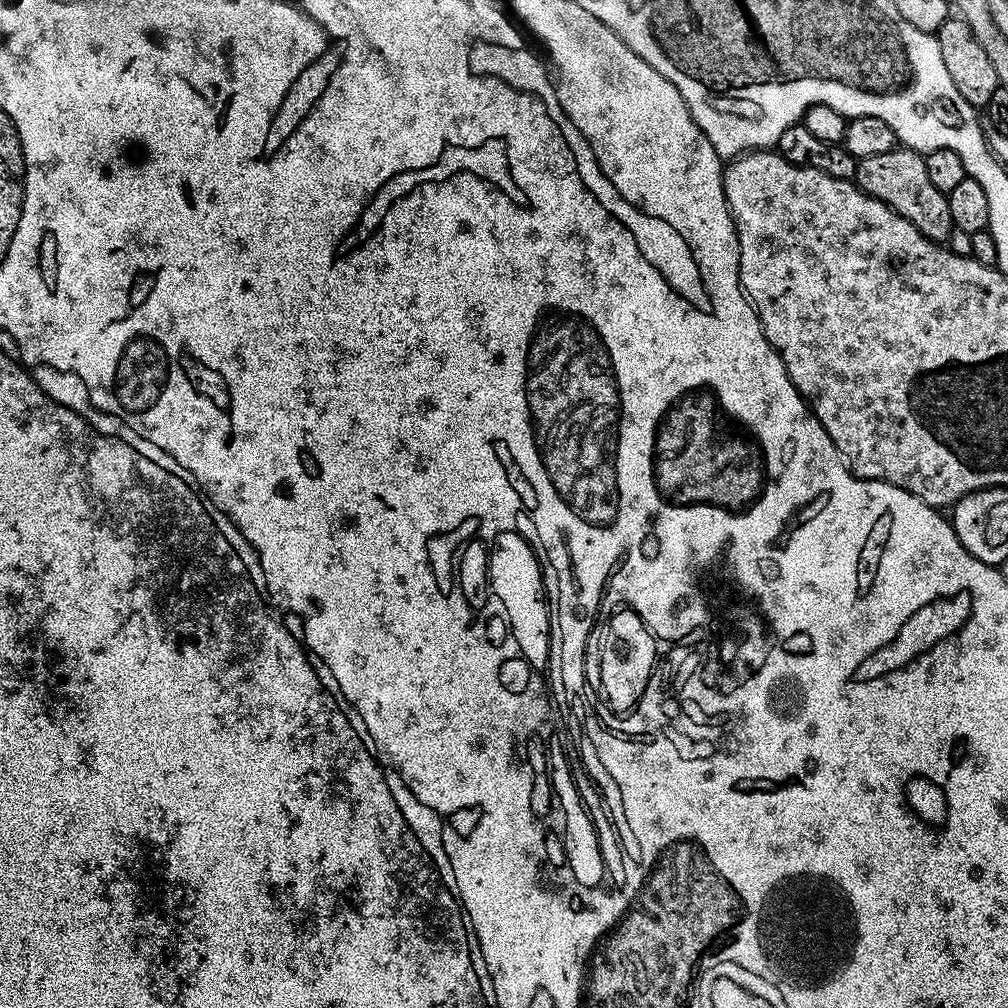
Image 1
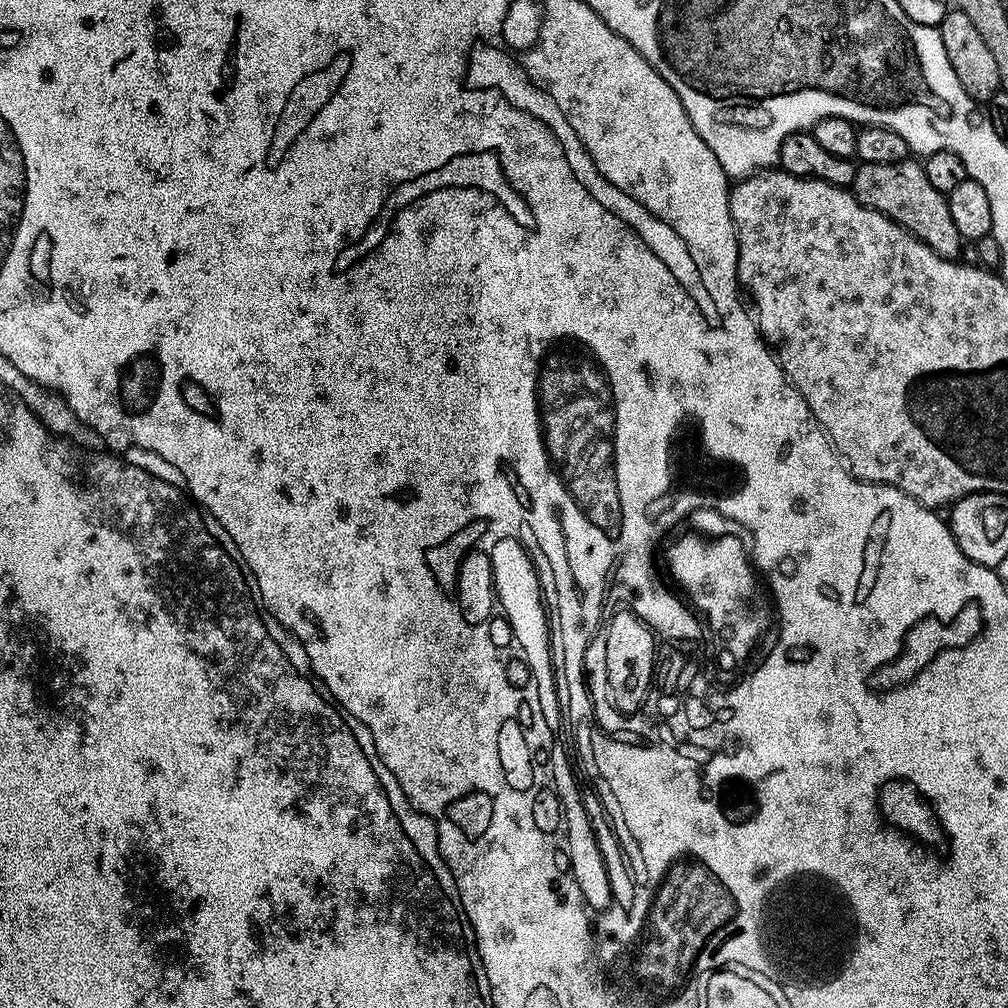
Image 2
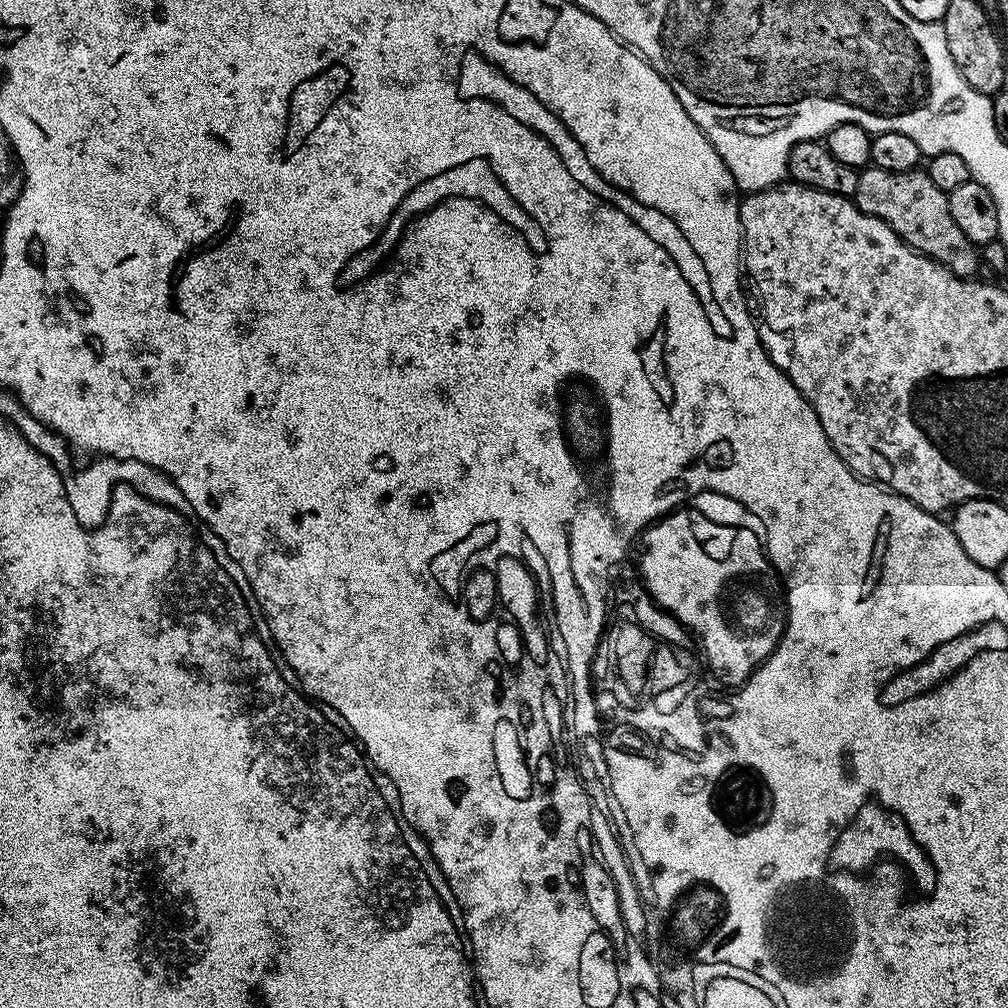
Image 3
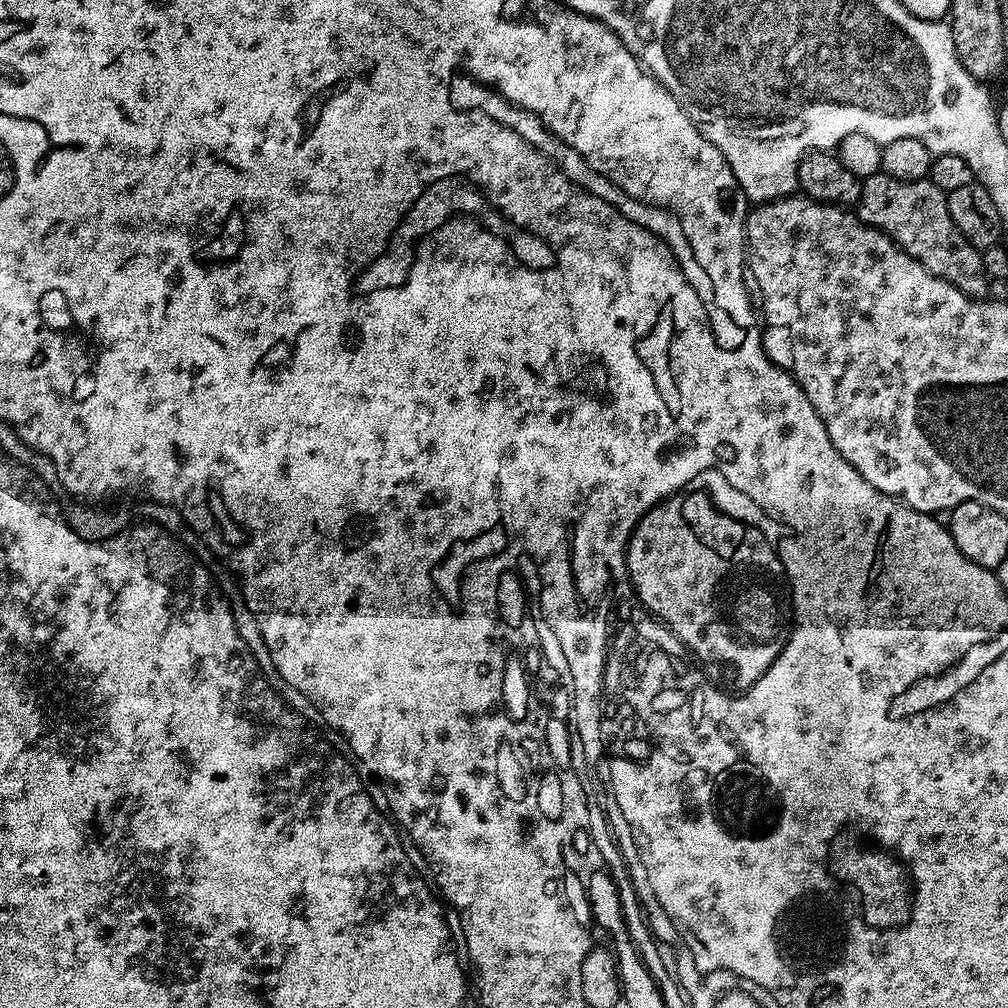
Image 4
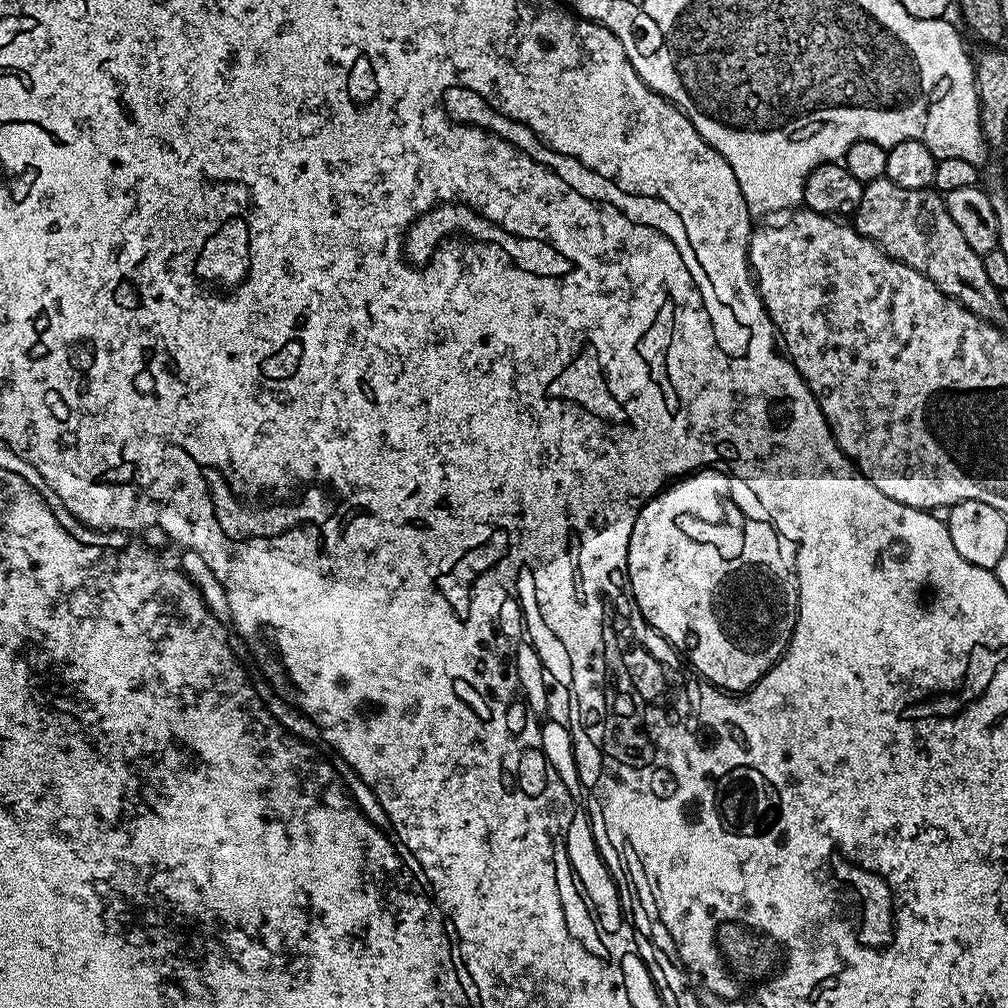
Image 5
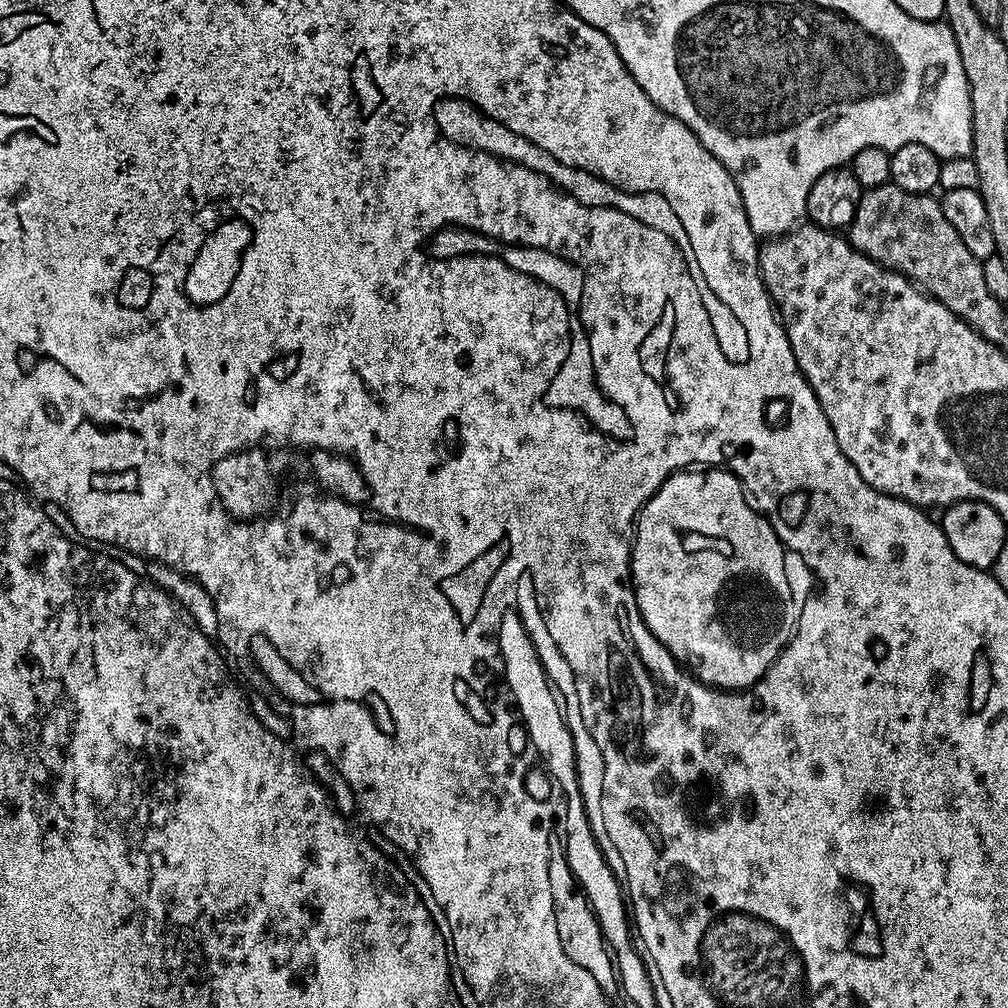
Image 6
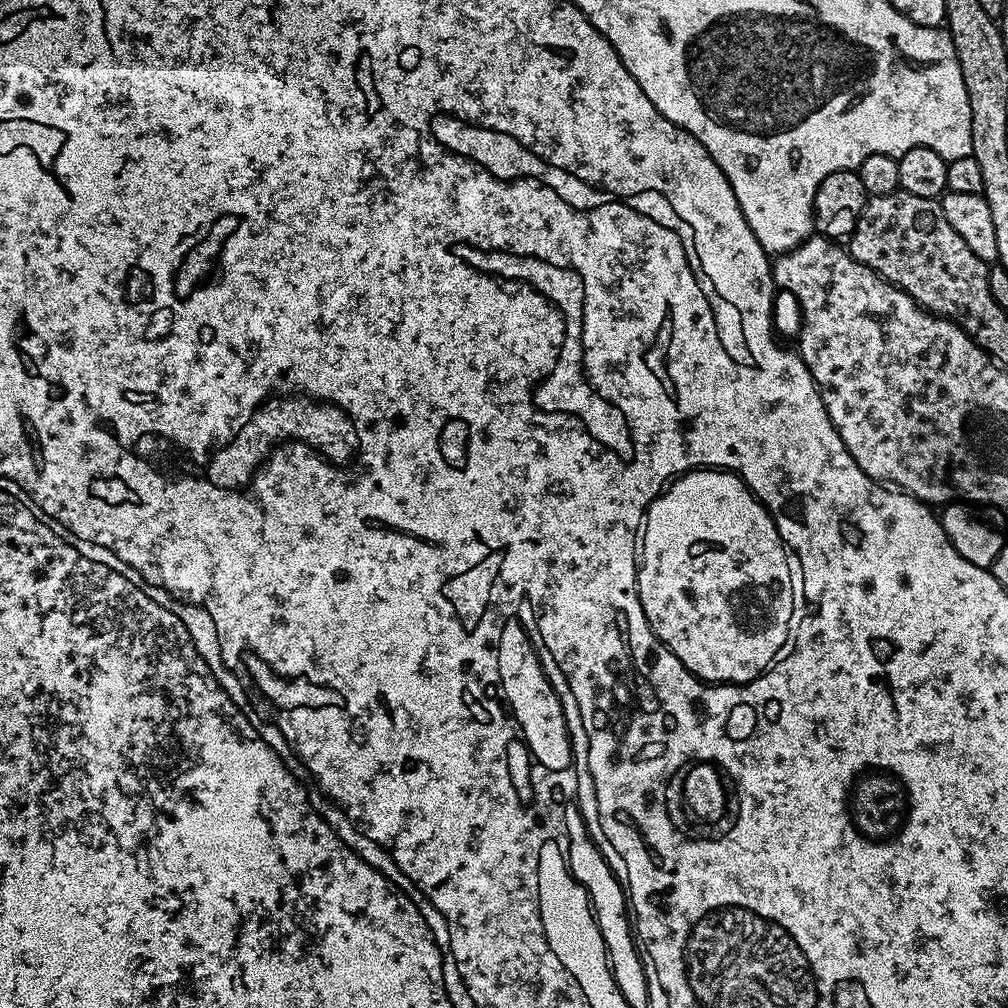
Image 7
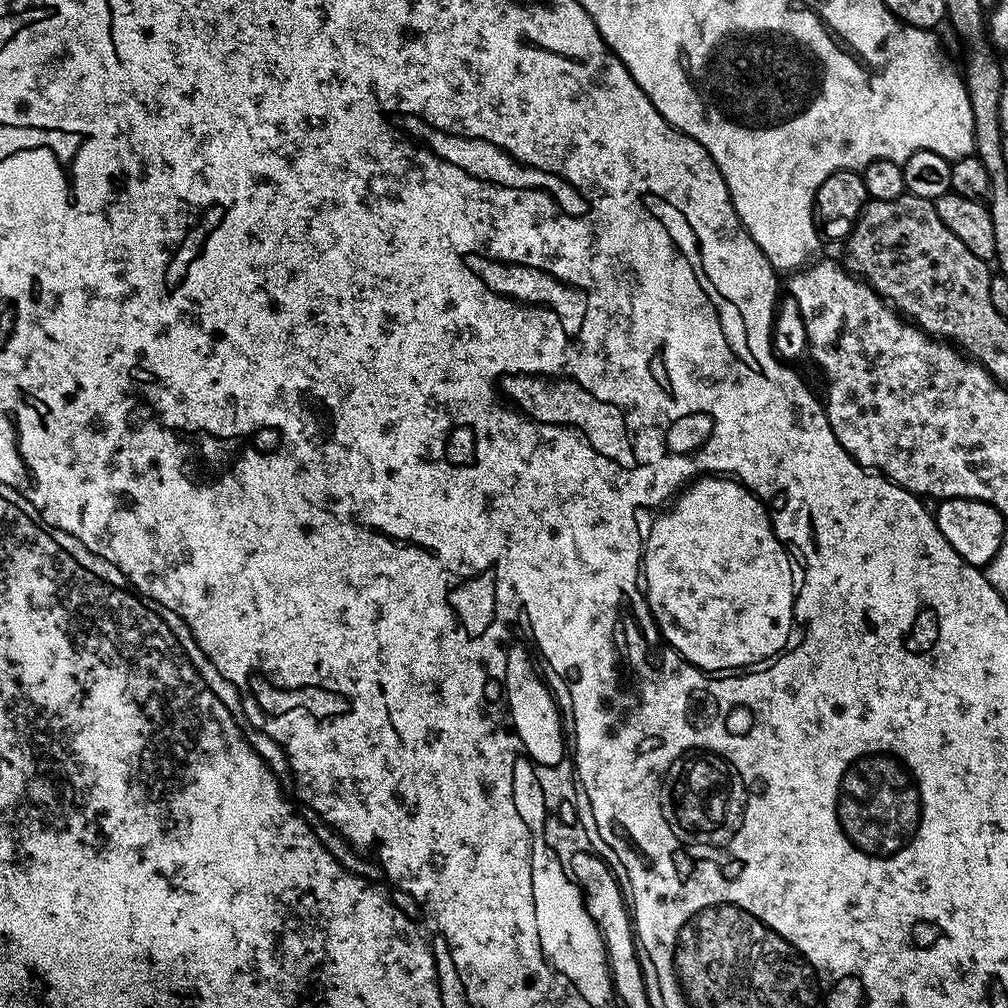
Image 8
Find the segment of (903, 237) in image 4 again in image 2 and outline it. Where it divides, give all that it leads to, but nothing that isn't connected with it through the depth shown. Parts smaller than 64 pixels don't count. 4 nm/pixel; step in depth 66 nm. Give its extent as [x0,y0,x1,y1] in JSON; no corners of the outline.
[850,158,962,254]

